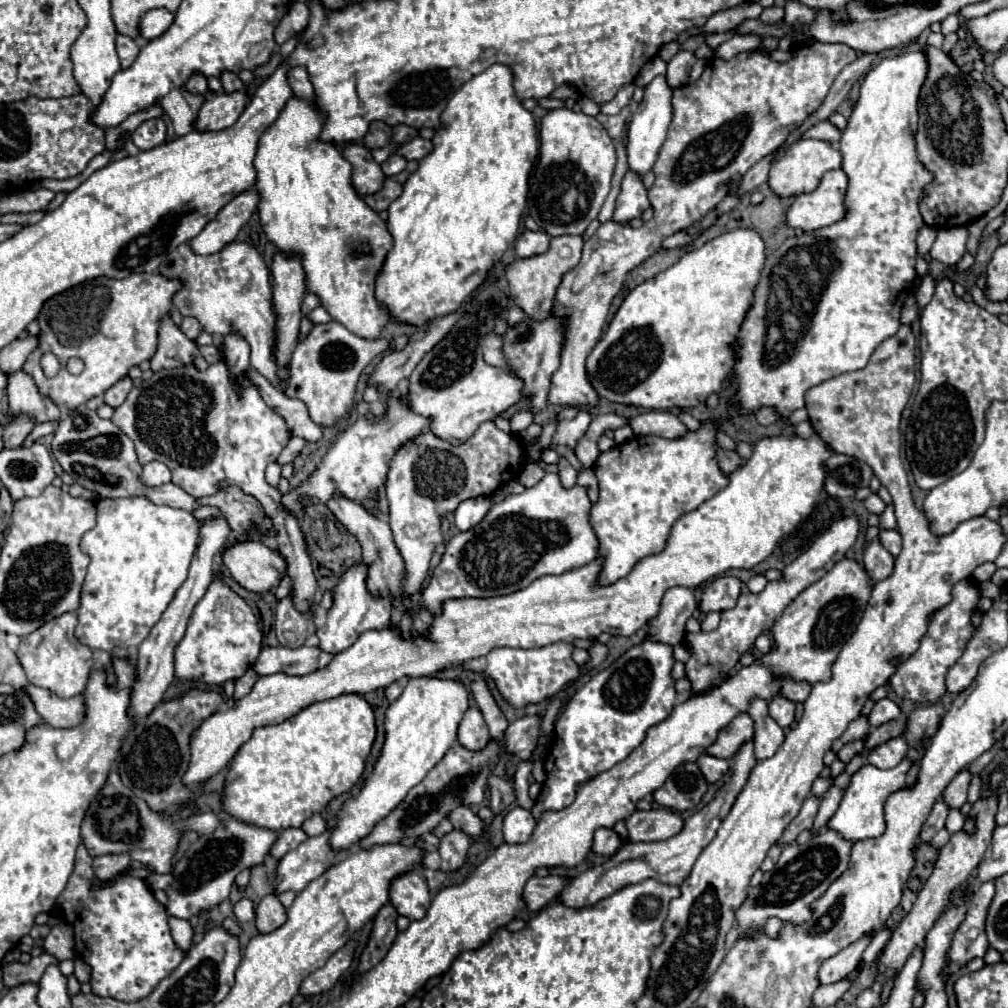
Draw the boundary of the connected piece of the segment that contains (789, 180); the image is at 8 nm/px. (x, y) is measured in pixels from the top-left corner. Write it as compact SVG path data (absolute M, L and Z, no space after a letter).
M802 138L800 142L792 144L786 152L782 152L778 156L778 160L772 164L768 184L778 196L796 196L796 194L816 190L816 186L818 186L820 178L824 176L824 172L836 170L840 166L842 166L842 154L838 152L836 146L832 146L830 142L824 142L824 140L806 140L806 138Z

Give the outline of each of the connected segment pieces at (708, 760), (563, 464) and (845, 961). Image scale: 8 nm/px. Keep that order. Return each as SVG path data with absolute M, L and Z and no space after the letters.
M702 754L702 756L698 758L698 766L700 766L704 778L706 778L710 784L722 780L724 774L730 770L728 760L722 760L722 758L716 758L716 756L710 756L710 754Z
M560 458L556 466L558 466L558 476L560 476L560 480L562 480L562 486L564 486L564 488L572 488L572 486L576 484L578 472L570 466L570 462L568 462L566 458Z
M866 934L866 936L862 936L862 940L856 940L854 944L846 946L846 948L844 948L842 952L838 952L836 956L828 958L828 960L822 964L820 972L818 972L820 984L830 984L830 982L836 982L836 980L846 978L846 976L858 966L860 958L862 958L862 952L864 952L864 948L870 944L870 940L872 940L872 936Z

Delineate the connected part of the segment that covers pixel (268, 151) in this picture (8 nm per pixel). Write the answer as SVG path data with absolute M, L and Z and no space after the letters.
M294 68L294 72L290 72L290 88L294 88L294 96L290 96L286 108L282 108L278 120L262 134L254 160L254 168L258 172L256 192L260 196L260 224L268 240L276 244L278 250L296 252L302 258L306 286L322 300L322 306L330 316L356 336L376 340L388 322L388 312L380 302L376 302L374 284L394 240L378 212L368 208L352 188L350 162L334 148L334 144L318 140L322 132L322 112L318 112L318 108L314 108L314 100L310 100L310 96L314 96L314 88L310 88L306 68Z

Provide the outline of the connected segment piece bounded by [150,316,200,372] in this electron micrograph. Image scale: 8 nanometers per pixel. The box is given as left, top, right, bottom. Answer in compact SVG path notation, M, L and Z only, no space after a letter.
M164 316L158 334L158 348L150 360L152 370L158 372L162 368L182 368L186 364L194 364L196 356L200 356L196 342L184 336L182 330L174 326L170 316Z

